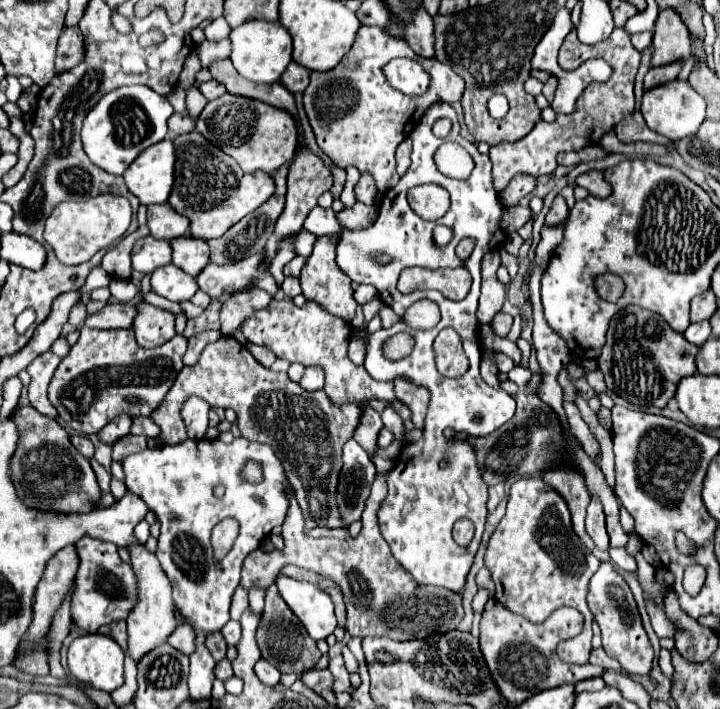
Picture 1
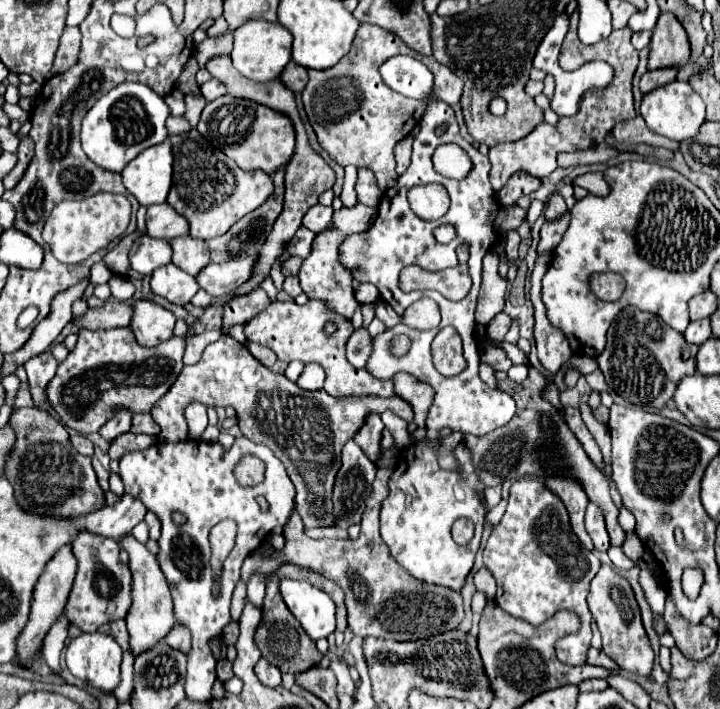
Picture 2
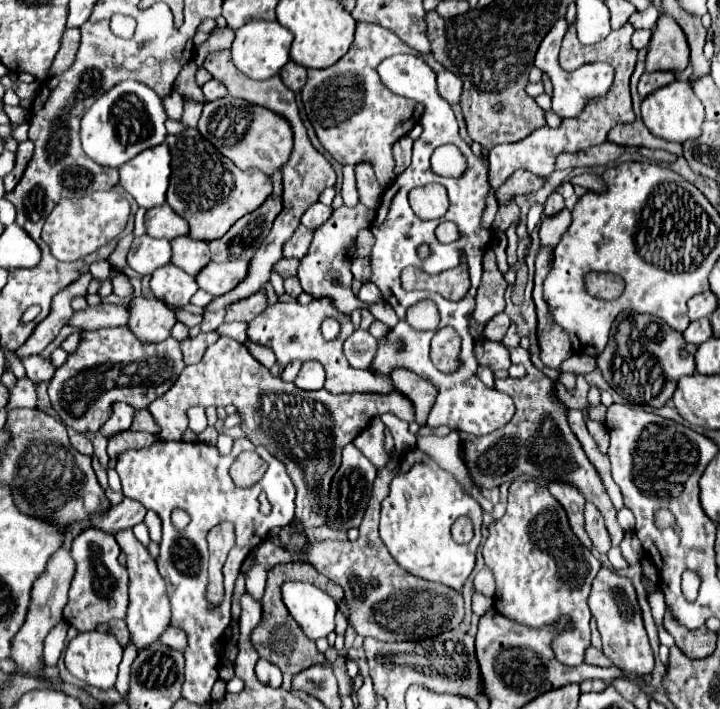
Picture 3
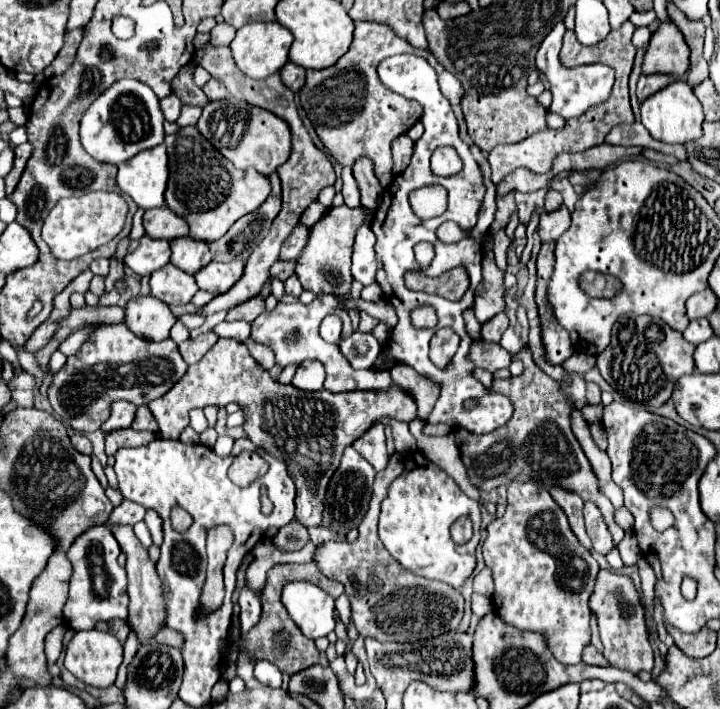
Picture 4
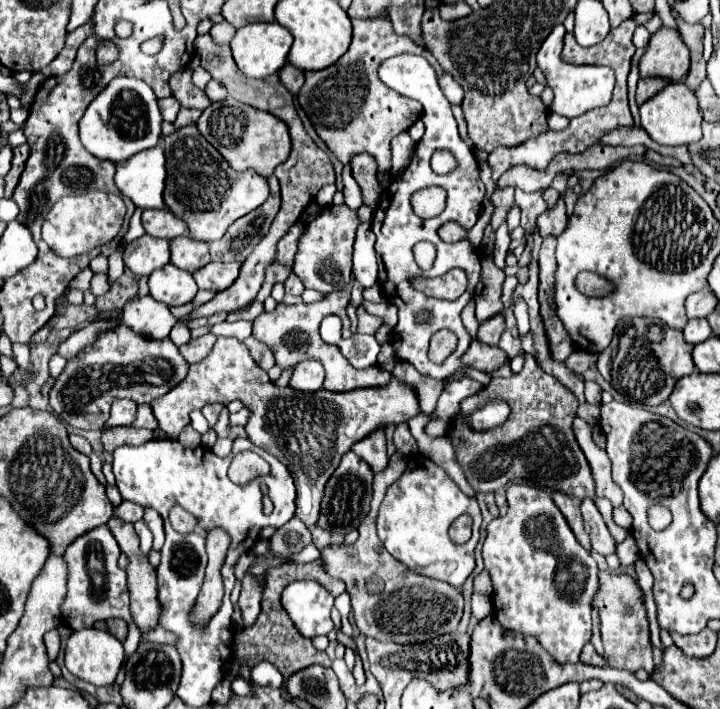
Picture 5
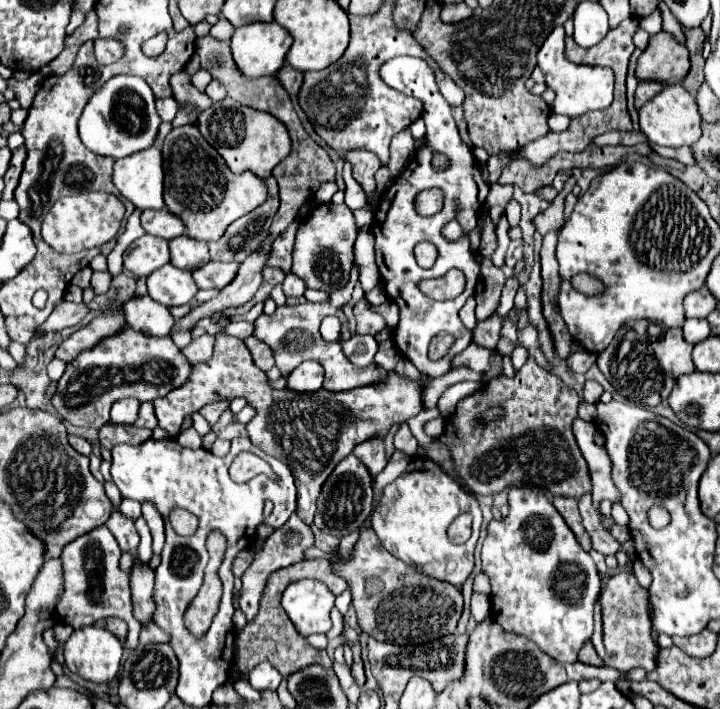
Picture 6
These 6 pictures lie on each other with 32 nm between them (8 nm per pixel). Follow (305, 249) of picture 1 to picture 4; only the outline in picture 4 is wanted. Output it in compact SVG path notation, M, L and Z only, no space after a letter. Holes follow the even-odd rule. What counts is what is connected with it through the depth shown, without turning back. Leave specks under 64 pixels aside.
M298 224L292 232L292 236L288 240L284 240L282 244L282 252L280 252L280 258L282 260L294 260L302 254L306 242L308 242L308 228L304 228L304 224Z

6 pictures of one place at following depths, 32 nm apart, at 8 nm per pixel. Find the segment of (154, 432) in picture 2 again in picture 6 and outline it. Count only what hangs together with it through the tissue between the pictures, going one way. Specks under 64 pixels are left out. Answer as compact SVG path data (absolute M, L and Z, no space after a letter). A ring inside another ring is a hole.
M144 402L138 410L138 420L134 422L136 426L144 426L144 428L150 428L154 430L158 426L158 420L154 416L154 408L152 408L152 402Z

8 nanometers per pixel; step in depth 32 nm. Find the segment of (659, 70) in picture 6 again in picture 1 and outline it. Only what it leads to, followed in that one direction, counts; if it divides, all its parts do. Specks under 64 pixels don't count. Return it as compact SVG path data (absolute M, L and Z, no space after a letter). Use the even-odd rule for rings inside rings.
M666 8L658 14L652 48L652 66L664 66L690 58L690 32L674 10Z

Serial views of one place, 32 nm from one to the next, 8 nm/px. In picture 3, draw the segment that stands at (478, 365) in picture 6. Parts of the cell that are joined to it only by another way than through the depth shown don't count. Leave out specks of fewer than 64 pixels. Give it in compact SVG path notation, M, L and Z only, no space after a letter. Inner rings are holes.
M488 340L482 344L476 344L476 358L478 358L480 366L488 366L494 372L496 370L508 370L512 364L508 350L502 344L488 342Z

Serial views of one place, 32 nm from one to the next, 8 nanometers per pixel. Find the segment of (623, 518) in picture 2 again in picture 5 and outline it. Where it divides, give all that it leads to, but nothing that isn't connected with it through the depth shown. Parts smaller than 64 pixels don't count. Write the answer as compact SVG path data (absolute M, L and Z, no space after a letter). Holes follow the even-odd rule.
M623 506L614 508L613 519L617 525L625 528L626 530L631 528L632 517Z

